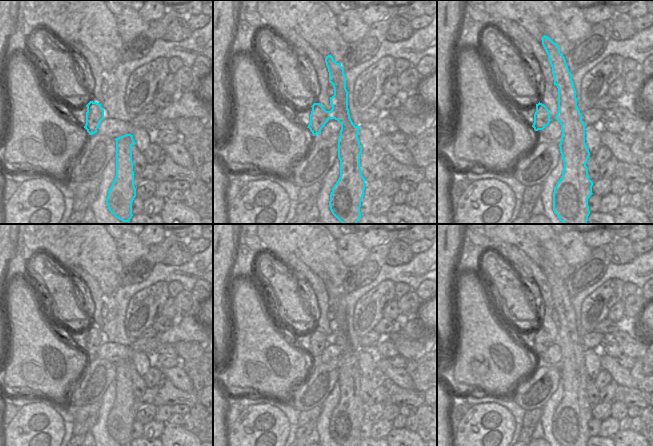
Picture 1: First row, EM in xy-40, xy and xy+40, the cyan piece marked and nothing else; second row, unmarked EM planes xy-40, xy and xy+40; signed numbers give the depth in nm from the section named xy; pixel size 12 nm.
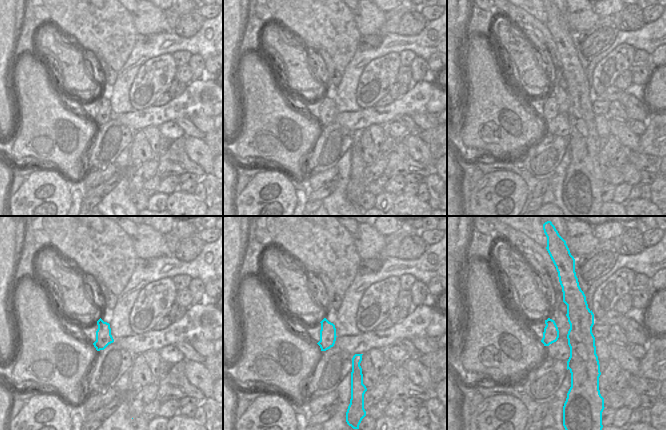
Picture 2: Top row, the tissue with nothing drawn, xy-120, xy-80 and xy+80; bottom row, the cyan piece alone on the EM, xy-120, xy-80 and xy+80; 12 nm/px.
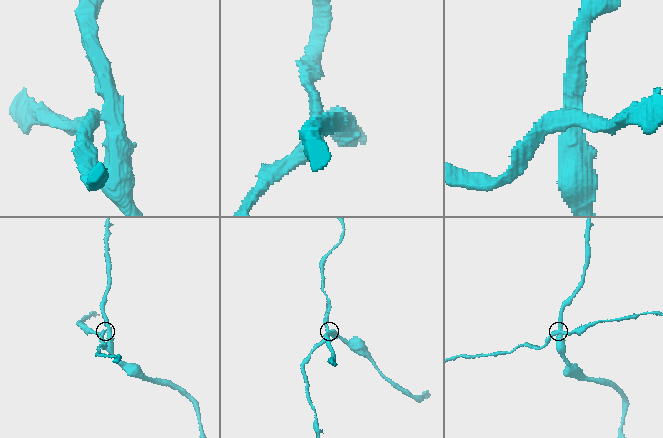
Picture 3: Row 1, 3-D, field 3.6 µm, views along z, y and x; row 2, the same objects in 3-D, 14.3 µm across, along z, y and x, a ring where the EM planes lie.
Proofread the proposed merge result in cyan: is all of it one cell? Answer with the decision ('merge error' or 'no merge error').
merge error

